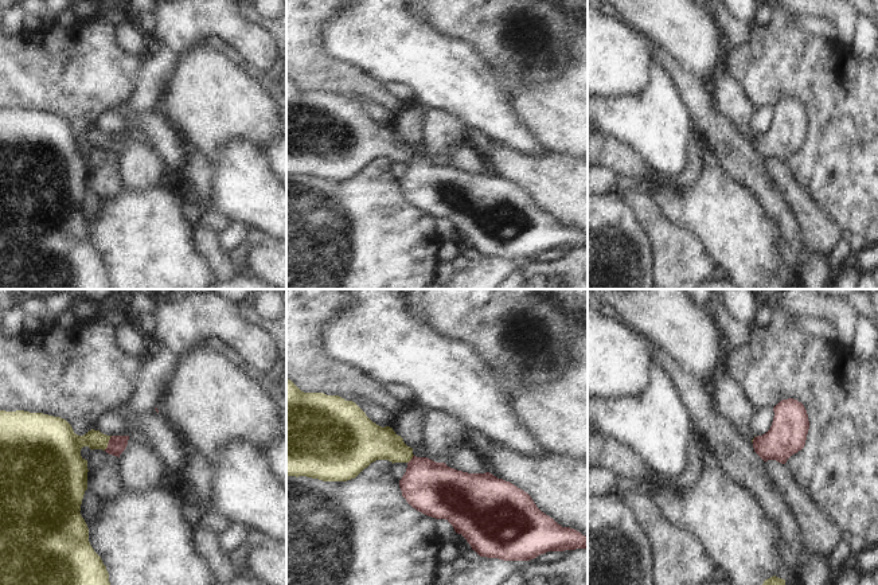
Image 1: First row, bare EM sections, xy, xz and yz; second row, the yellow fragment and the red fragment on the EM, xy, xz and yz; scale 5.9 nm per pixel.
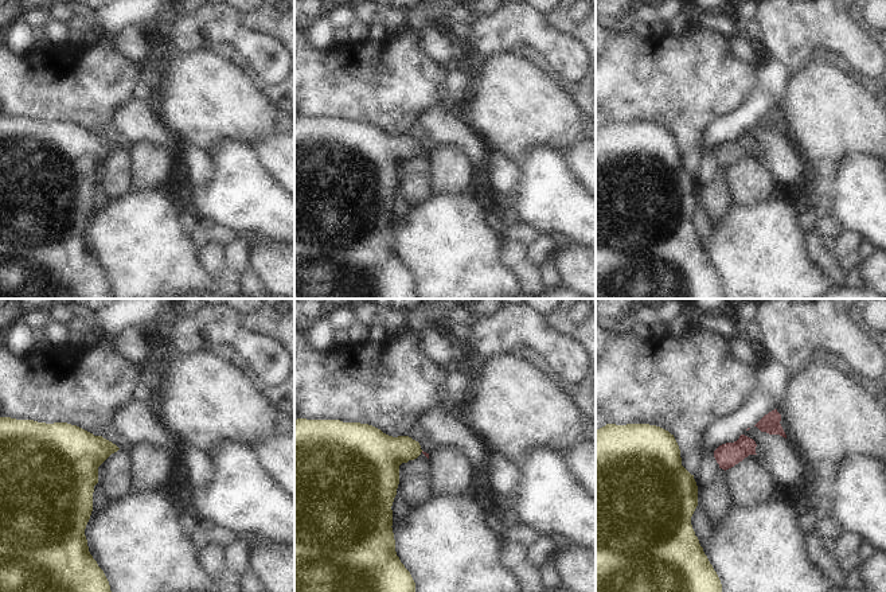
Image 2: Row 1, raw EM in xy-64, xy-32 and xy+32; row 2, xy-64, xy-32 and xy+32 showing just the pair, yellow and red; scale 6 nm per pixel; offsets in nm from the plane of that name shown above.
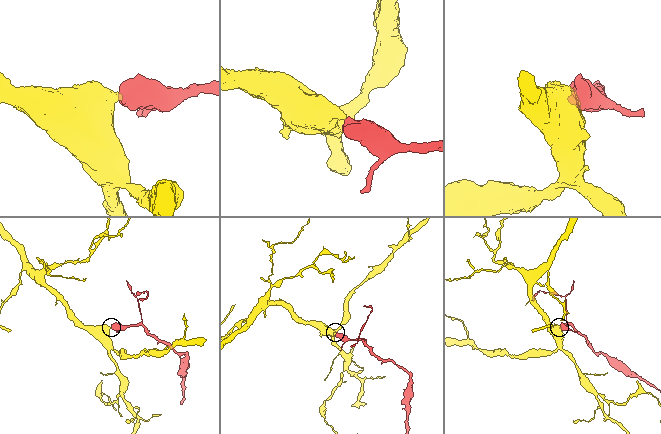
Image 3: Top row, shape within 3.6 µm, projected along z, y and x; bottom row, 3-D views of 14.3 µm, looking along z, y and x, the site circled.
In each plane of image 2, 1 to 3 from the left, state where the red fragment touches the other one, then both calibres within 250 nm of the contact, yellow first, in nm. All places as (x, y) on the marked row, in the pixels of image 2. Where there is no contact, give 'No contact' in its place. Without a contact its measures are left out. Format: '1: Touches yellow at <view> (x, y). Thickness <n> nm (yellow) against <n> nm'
1: No contact
2: No contact
3: No contact.

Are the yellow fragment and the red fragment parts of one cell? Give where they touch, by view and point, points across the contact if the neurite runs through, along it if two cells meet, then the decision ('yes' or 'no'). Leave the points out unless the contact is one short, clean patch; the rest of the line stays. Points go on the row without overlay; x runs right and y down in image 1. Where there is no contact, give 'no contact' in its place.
meets yellow in xy at (108, 141); runs through xy (66, 144), (80, 140), (108, 141), (117, 143); yes

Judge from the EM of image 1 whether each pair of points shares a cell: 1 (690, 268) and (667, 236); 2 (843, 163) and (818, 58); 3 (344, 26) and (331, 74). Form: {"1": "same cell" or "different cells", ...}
{"1": "same cell", "2": "same cell", "3": "different cells"}

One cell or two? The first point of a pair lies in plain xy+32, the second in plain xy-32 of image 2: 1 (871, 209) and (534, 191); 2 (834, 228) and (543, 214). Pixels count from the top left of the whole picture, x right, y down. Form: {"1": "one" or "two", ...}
{"1": "one", "2": "two"}

